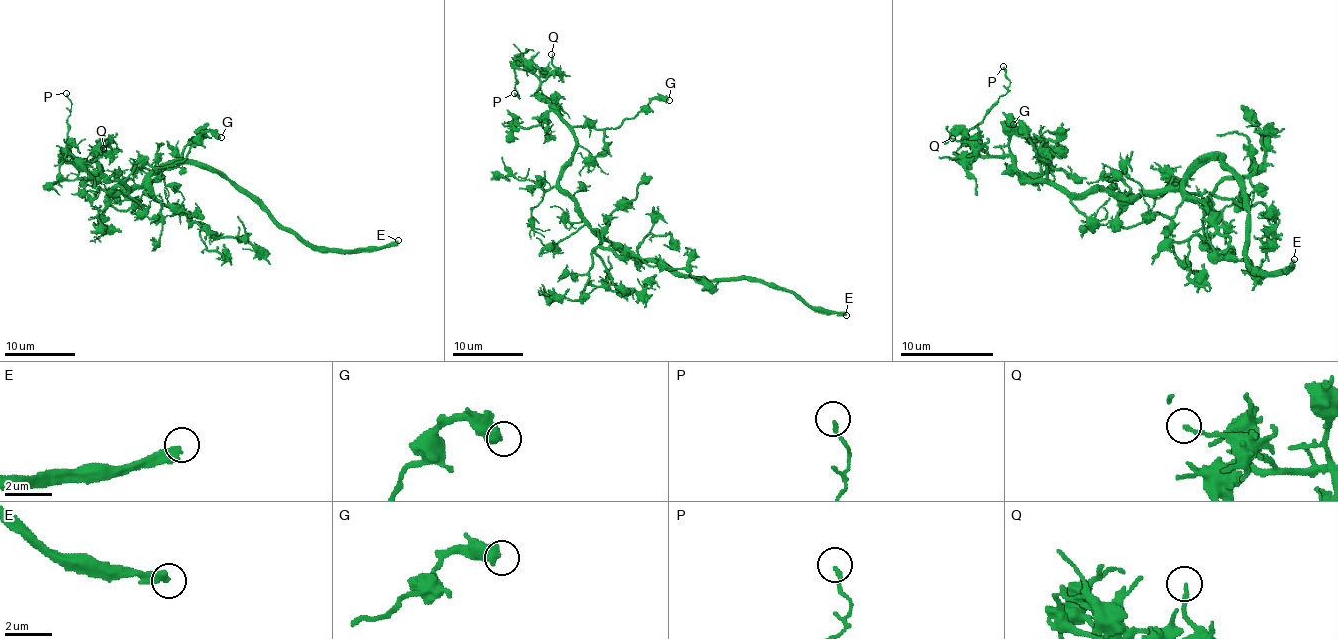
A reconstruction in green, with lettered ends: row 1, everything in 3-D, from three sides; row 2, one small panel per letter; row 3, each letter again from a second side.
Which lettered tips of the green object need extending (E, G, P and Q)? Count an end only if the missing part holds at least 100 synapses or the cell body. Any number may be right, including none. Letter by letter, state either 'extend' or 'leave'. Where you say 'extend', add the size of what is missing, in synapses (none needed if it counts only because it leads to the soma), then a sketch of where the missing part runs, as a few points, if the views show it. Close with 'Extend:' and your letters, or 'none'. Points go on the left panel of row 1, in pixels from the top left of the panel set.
E: extend; about 700 synapses
G: leave
P: leave
Q: leave
Extend: E

